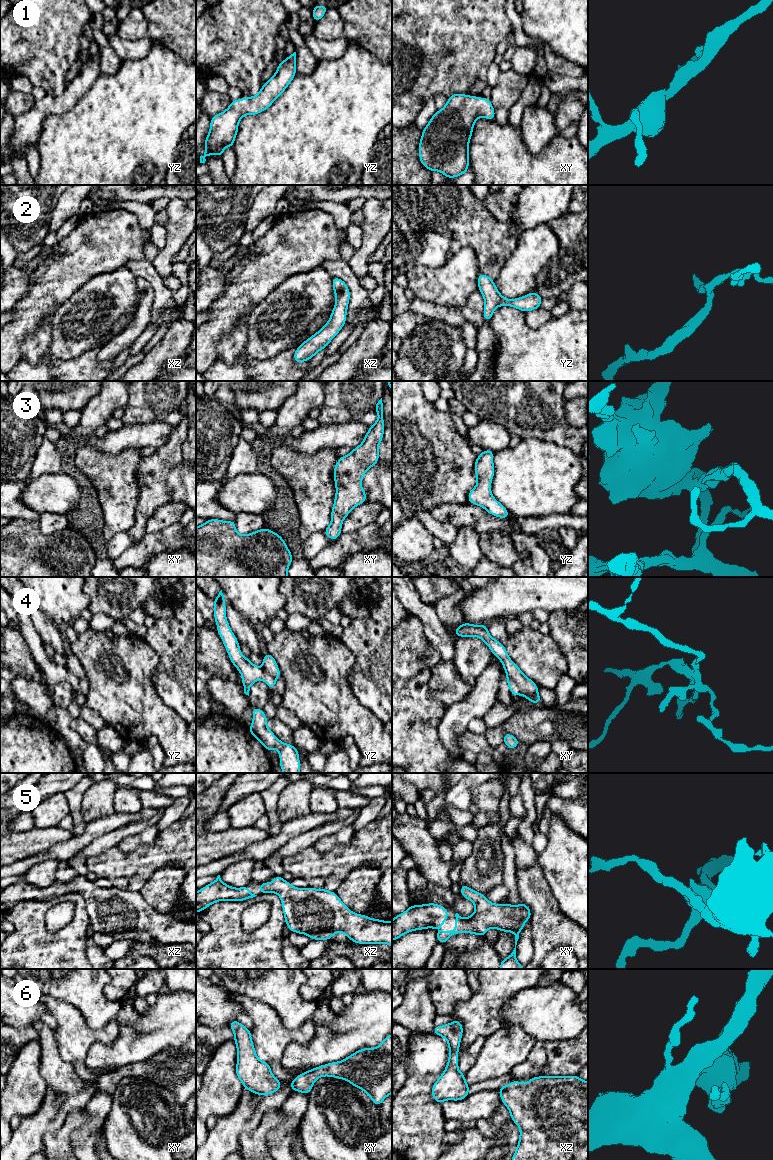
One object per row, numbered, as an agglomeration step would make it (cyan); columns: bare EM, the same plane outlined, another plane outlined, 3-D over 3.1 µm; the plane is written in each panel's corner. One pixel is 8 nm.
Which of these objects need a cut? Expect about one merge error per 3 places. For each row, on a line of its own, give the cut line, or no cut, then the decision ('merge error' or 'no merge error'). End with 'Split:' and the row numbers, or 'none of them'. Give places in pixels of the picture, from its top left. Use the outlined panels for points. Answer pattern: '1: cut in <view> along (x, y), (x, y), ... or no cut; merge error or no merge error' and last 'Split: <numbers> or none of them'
1: no cut; no merge error
2: no cut; no merge error
3: no cut; no merge error
4: cut in xy along (507, 676), (517, 684), (520, 694); merge error
5: no cut; no merge error
6: no cut; no merge error
Split: 4

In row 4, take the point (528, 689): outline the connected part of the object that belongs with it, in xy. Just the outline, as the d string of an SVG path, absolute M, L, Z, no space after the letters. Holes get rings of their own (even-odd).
M463 623L454 630L457 637L478 637L490 648L503 665L507 677L512 678L519 686L520 695L527 698L531 703L539 704L541 698L538 693L538 686L528 677L526 677L520 668L510 659L505 646L494 639L487 630L486 624L472 625Z

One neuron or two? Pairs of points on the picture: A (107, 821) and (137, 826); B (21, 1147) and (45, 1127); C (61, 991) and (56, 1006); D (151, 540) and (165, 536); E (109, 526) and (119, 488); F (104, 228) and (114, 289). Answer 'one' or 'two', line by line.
A: two
B: one
C: two
D: one
E: one
F: two

